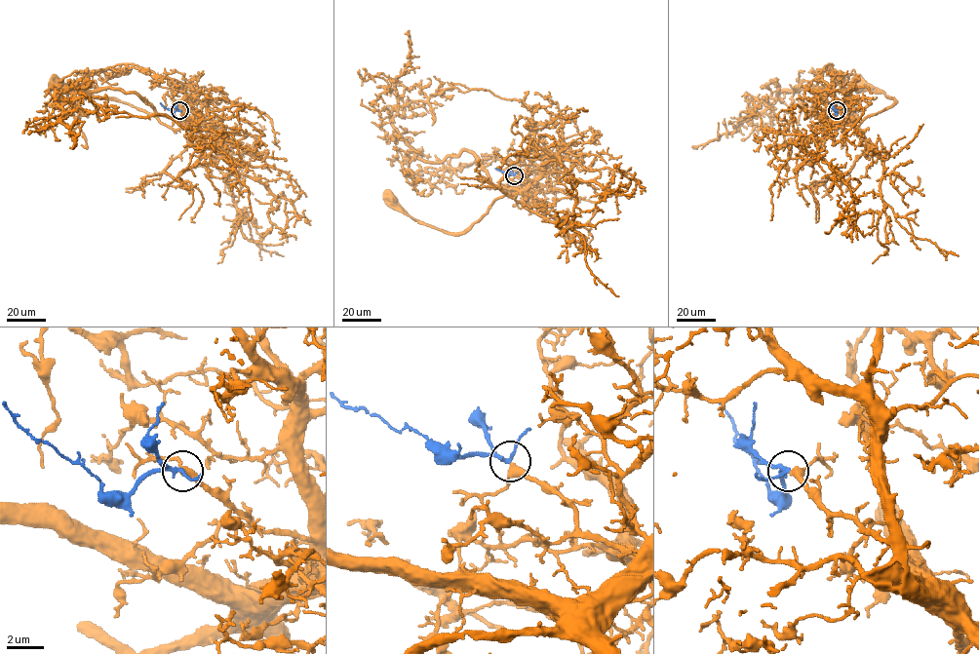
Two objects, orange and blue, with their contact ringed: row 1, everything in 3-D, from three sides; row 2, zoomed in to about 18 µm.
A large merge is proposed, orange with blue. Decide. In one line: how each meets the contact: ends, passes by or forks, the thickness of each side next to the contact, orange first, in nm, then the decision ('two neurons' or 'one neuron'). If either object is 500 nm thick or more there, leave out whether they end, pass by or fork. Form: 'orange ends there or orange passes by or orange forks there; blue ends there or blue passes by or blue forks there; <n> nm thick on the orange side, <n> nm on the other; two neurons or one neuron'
orange passes by; blue forks there; 340 nm thick on the orange side, 160 nm on the other; one neuron

